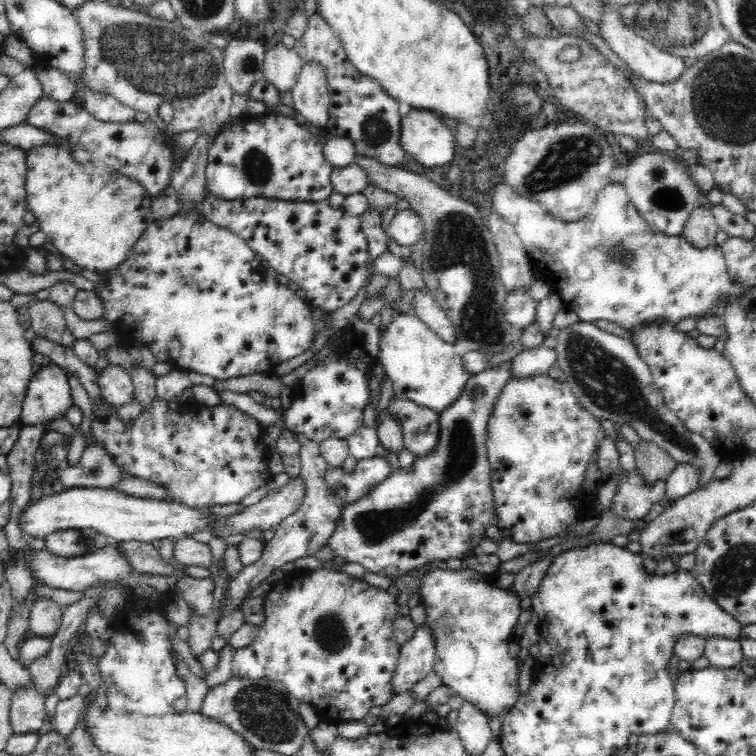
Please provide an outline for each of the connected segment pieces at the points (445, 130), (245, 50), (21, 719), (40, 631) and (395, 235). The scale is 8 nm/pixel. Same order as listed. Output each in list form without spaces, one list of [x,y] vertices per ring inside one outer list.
[[[412,107],[406,116],[401,118],[400,144],[404,153],[414,157],[416,164],[432,168],[451,163],[456,143],[455,131],[450,127],[449,119],[436,110]]]
[[[232,38],[222,49],[222,69],[234,93],[244,95],[255,81],[263,78],[264,47],[264,43]]]
[[[18,686],[12,691],[9,721],[12,734],[37,733],[45,721],[44,695],[31,686]]]
[[[40,597],[32,602],[28,614],[28,630],[38,637],[54,636],[63,617],[63,607],[48,599]]]
[[[412,209],[399,210],[386,228],[387,238],[407,251],[423,238],[421,218]]]

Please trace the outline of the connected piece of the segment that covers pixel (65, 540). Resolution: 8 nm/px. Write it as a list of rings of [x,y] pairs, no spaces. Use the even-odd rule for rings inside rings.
[[[93,529],[64,530],[50,534],[46,550],[58,557],[80,557],[92,554],[108,544],[108,538]]]

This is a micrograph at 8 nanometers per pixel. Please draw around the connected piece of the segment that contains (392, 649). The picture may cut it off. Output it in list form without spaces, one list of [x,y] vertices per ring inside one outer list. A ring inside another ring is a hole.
[[[317,569],[287,574],[272,585],[264,599],[266,620],[260,625],[254,642],[234,651],[231,662],[233,676],[251,680],[266,677],[281,682],[301,703],[309,703],[322,719],[334,725],[361,721],[392,700],[395,695],[392,677],[401,647],[392,631],[398,616],[397,602],[388,591],[340,571]]]

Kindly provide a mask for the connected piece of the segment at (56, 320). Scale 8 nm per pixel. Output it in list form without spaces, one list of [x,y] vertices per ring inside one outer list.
[[[32,294],[32,300],[27,305],[29,314],[26,319],[30,320],[30,326],[39,339],[66,348],[74,344],[74,337],[66,329],[63,312],[56,303],[52,303],[49,299],[42,301]]]

